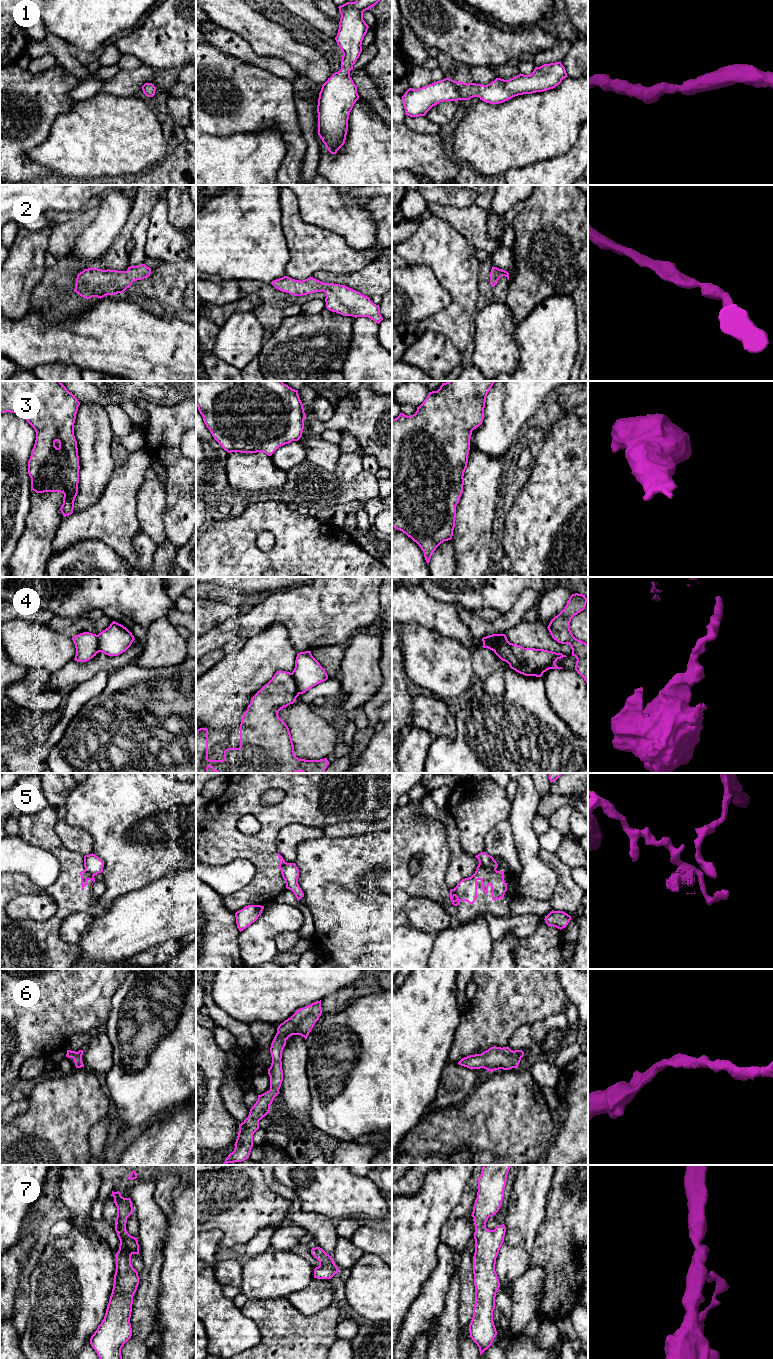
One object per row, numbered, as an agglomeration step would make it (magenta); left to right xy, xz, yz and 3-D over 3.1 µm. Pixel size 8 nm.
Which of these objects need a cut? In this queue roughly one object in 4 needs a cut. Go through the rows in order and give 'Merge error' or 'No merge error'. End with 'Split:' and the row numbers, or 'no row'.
1: No merge error
2: No merge error
3: Merge error
4: Merge error
5: Merge error
6: No merge error
7: No merge error
Split: 3, 4, 5

